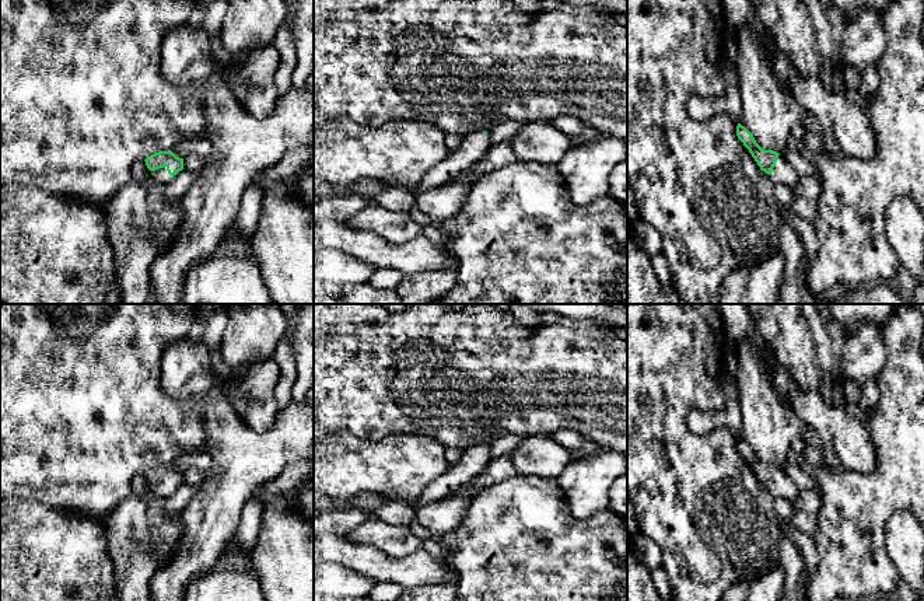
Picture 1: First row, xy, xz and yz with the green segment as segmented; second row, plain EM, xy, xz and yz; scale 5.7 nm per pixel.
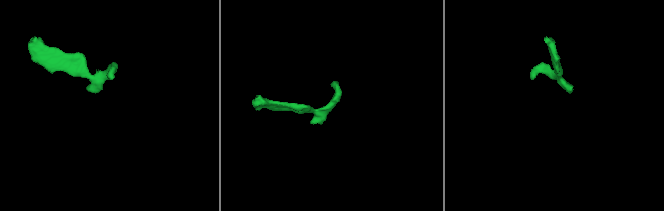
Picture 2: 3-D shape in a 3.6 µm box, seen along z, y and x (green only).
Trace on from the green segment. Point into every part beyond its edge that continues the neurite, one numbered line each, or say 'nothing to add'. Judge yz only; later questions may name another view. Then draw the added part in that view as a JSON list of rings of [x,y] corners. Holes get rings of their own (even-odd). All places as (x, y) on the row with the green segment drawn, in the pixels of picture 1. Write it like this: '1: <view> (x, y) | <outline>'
1: yz (783, 173) | [[[783,154],[778,156],[778,160],[770,174],[770,178],[774,185],[784,184],[790,188],[794,188],[799,179],[798,171],[784,158]]]

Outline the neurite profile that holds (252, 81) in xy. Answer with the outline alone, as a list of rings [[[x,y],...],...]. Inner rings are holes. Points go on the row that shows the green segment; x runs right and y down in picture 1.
[[[273,45],[259,46],[245,60],[230,62],[220,74],[249,115],[266,118],[279,98],[274,81],[279,63],[280,56]]]

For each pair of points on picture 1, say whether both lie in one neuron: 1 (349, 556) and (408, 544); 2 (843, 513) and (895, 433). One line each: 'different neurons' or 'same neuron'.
1: different neurons
2: same neuron

